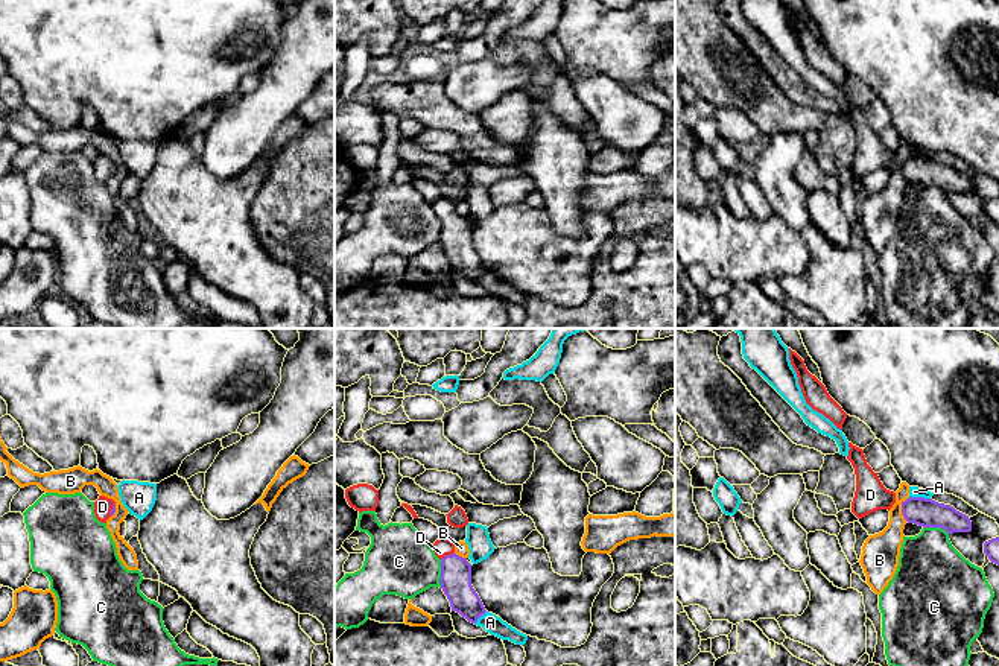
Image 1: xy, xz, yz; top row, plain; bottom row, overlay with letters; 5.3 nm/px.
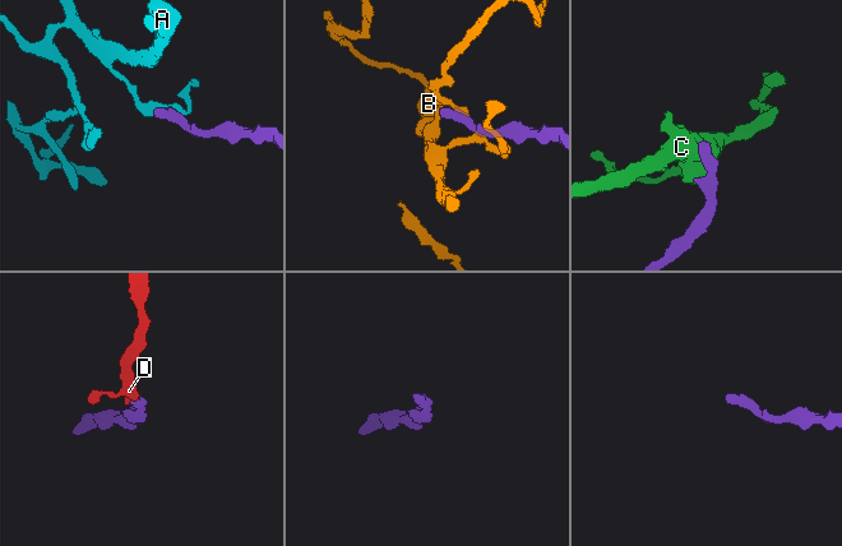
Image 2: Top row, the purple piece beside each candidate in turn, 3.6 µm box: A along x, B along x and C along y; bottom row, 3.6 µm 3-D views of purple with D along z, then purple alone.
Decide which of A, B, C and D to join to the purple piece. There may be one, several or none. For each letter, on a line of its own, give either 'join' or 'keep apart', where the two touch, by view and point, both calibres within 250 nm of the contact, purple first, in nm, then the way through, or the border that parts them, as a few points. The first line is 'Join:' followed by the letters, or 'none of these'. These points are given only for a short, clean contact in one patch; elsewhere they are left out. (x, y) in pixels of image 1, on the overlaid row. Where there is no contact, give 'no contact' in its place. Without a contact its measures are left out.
Join: D
A: keep apart | yz (919, 497) | 150/60 nm | along yz (929, 497), (908, 499)
B: keep apart | yz (902, 510) | 150/190 nm | along yz (907, 497), (902, 504), (902, 516), (907, 520)
C: keep apart | xz (441, 574) | 160/360 nm
D: join | xz (447, 555) | 160/100 nm | across xz (455, 580), (455, 569), (447, 555), (443, 546)

